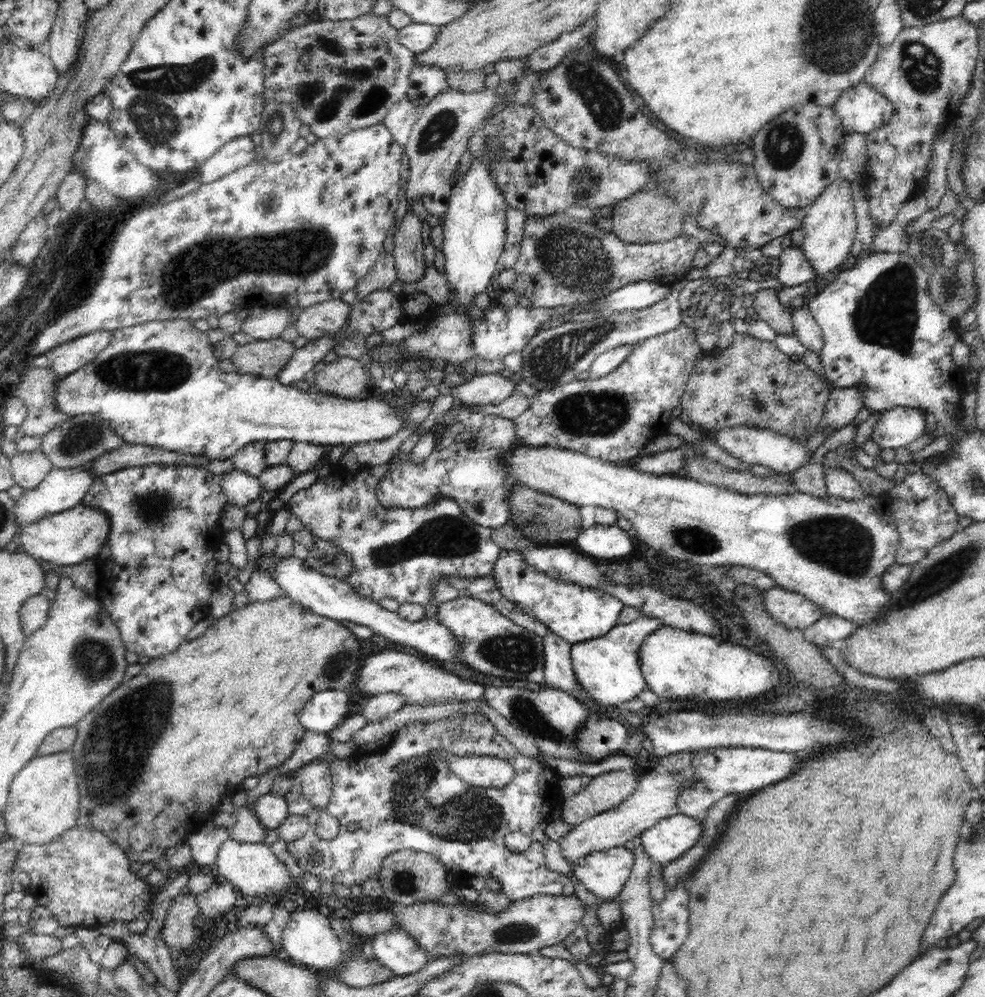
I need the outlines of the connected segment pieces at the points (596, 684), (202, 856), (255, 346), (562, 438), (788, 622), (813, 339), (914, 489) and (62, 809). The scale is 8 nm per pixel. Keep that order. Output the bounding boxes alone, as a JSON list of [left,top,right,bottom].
[[571,615,664,710],[188,820,229,868],[231,337,296,379],[513,323,705,462],[760,587,824,631],[792,305,824,356],[888,473,961,565],[3,751,80,845]]

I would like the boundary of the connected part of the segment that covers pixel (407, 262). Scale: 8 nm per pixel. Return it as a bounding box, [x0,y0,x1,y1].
[393,210,425,282]

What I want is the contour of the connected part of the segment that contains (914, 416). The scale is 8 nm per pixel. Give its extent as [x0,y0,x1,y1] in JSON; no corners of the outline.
[871,407,925,448]

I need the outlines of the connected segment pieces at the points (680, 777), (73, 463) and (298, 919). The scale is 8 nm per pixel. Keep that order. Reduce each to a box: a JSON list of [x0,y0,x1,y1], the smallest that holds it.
[[557,767,700,865],[41,415,125,468],[281,906,344,974]]

